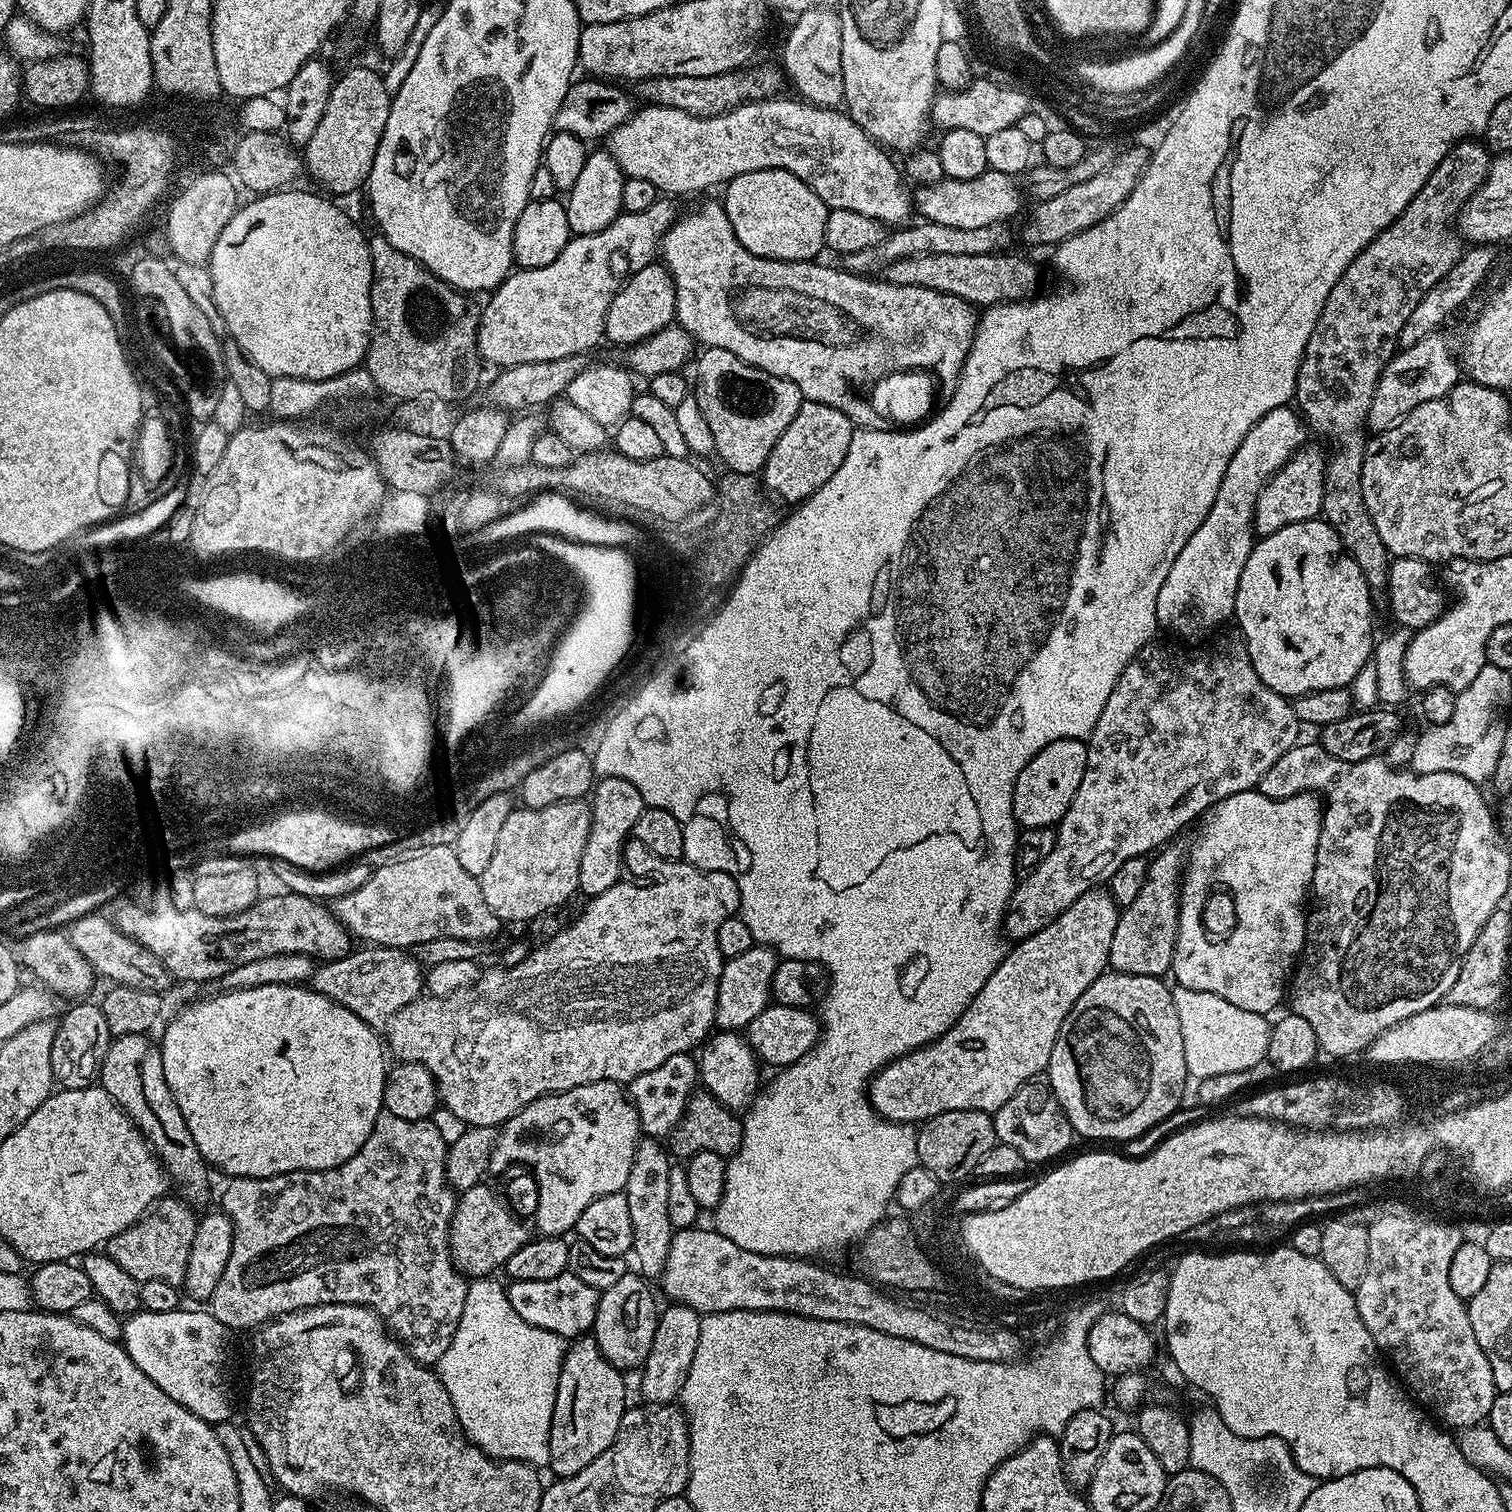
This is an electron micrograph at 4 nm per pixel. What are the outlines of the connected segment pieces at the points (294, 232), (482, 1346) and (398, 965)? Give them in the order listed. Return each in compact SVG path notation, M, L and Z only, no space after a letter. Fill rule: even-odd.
M292 191L260 194L252 198L245 208L244 205L237 207L230 222L226 222L222 234L218 234L218 242L214 242L212 257L208 259L206 267L214 282L214 302L226 320L227 335L259 371L273 378L285 376L303 380L329 380L352 368L361 367L368 355L368 343L372 337L372 250L369 237L364 237L363 230L338 205L331 204L327 195L315 196L312 192Z
M476 1278L469 1283L466 1306L462 1306L462 1322L454 1330L454 1338L446 1354L442 1354L438 1375L454 1402L458 1422L468 1441L495 1460L520 1460L533 1466L547 1465L550 1458L550 1422L558 1394L560 1368L564 1364L565 1337L538 1326L530 1326L510 1306L505 1285L496 1278Z
M379 946L361 948L364 948L361 952L352 950L342 958L321 963L316 970L314 987L326 998L358 1014L358 1018L362 1018L362 1022L366 1022L372 1029L380 1030L407 1004L420 999L426 976L420 961L405 949Z

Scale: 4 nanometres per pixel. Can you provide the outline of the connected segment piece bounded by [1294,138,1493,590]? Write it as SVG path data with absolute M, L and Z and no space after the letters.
M1469 138L1450 149L1448 156L1438 162L1430 178L1426 178L1426 186L1422 186L1422 190L1414 194L1400 217L1389 228L1379 232L1356 255L1354 262L1346 266L1346 274L1342 274L1334 290L1330 290L1330 298L1326 298L1326 306L1322 306L1322 315L1314 326L1314 334L1310 334L1310 342L1306 342L1306 350L1298 366L1295 407L1306 421L1307 427L1311 431L1313 428L1332 447L1332 453L1327 453L1324 465L1323 519L1340 535L1344 551L1350 558L1354 558L1354 562L1358 562L1368 587L1373 590L1387 589L1390 553L1382 538L1378 538L1378 530L1374 530L1374 522L1362 498L1362 462L1366 447L1364 432L1368 428L1370 402L1382 370L1398 351L1400 331L1406 318L1414 314L1414 306L1418 306L1426 293L1452 269L1454 262L1458 262L1462 251L1462 237L1454 225L1464 203L1482 186L1493 161L1489 149L1478 141L1479 139Z

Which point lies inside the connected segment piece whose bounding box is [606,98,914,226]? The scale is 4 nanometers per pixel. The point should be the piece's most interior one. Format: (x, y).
(676, 151)

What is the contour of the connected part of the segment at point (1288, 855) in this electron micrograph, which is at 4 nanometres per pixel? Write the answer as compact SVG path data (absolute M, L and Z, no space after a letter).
M1259 790L1250 792L1239 792L1233 796L1227 796L1226 799L1213 804L1206 818L1199 821L1200 833L1196 836L1196 841L1192 844L1192 849L1189 847L1186 852L1186 863L1184 866L1184 875L1180 882L1180 913L1178 914L1178 934L1176 935L1176 949L1174 950L1174 958L1170 969L1171 975L1176 975L1175 983L1182 988L1190 990L1198 990L1199 992L1209 992L1210 994L1218 994L1218 998L1226 998L1226 1002L1234 1002L1234 1006L1239 1006L1242 1010L1250 1010L1251 1012L1259 1012L1261 1014L1272 1014L1272 1011L1279 1006L1280 1003L1285 1003L1286 989L1290 984L1290 977L1293 975L1294 969L1298 963L1298 957L1304 950L1304 934L1306 931L1306 901L1310 896L1312 879L1314 878L1314 866L1316 865L1316 847L1318 846L1318 838L1320 837L1320 821L1322 819L1322 804L1319 799L1311 792L1300 792L1296 796L1290 798L1282 798L1275 800L1269 796L1262 795Z

